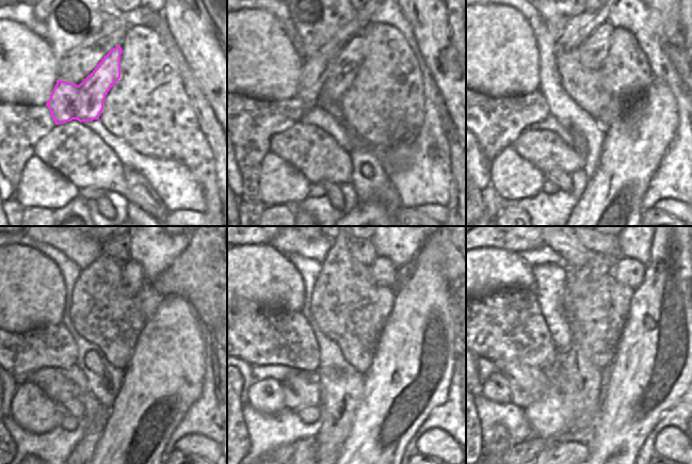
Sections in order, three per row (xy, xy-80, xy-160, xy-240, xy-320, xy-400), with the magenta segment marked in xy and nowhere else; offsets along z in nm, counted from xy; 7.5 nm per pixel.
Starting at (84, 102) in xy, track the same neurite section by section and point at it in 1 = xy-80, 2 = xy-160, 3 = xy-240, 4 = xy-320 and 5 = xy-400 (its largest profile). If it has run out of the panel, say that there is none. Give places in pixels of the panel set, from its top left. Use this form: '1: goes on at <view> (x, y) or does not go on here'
1: goes on at xy-80 (327, 74)
2: goes on at xy-160 (591, 37)
3: goes on at xy-240 (132, 277)
4: goes on at xy-320 (383, 271)
5: goes on at xy-400 (627, 271)

